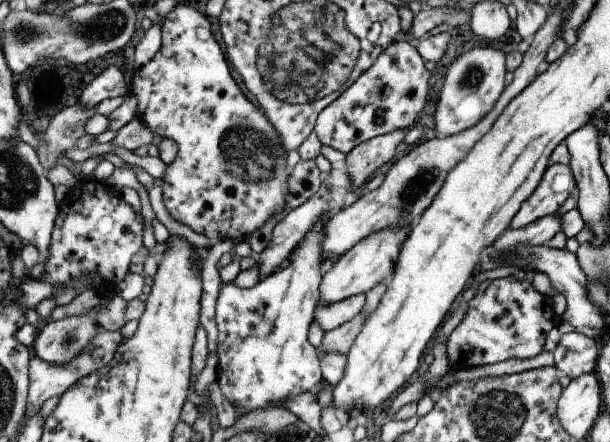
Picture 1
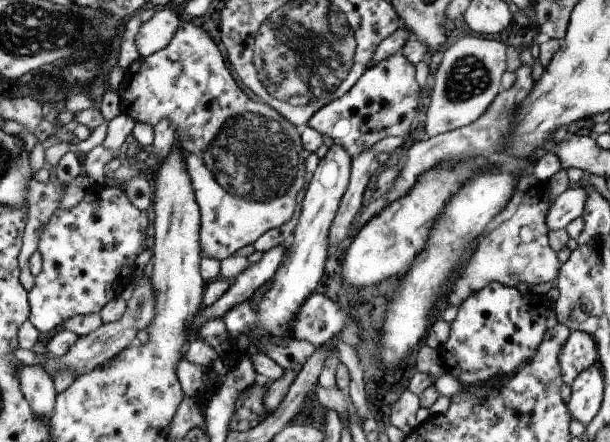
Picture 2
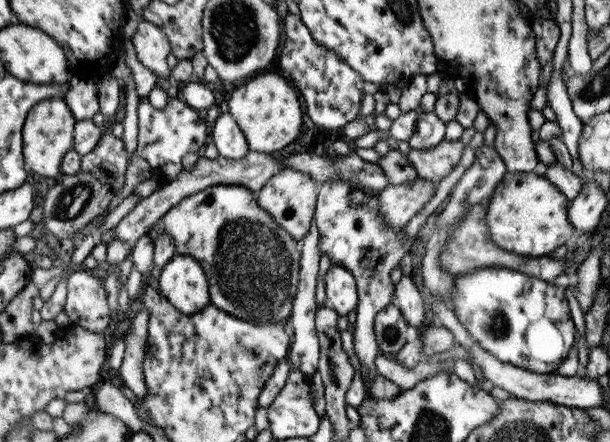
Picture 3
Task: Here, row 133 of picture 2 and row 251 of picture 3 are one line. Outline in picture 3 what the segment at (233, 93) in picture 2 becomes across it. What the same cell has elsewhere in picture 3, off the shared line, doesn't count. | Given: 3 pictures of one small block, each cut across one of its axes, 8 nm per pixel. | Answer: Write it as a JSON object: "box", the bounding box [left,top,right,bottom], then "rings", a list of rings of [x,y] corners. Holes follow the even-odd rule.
{"box":[148,184,300,325],"rings":[[[229,184],[209,186],[185,196],[162,214],[148,231],[153,240],[159,235],[170,237],[176,254],[193,257],[207,271],[211,288],[209,304],[229,316],[257,325],[277,323],[291,314],[297,289],[300,249],[299,243],[286,233],[257,204],[255,194],[241,185]]]}

